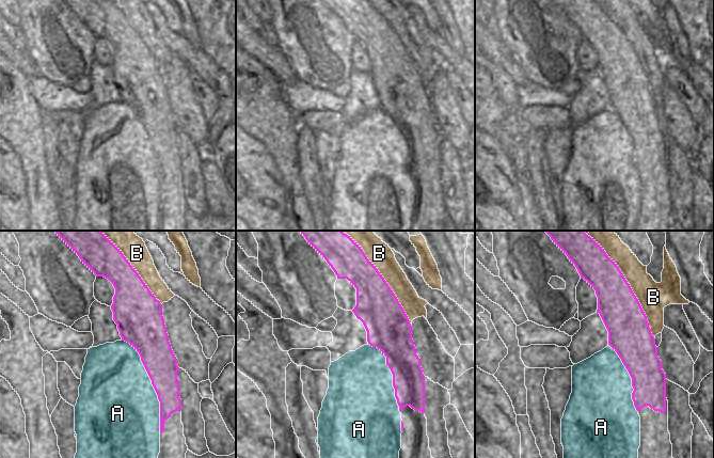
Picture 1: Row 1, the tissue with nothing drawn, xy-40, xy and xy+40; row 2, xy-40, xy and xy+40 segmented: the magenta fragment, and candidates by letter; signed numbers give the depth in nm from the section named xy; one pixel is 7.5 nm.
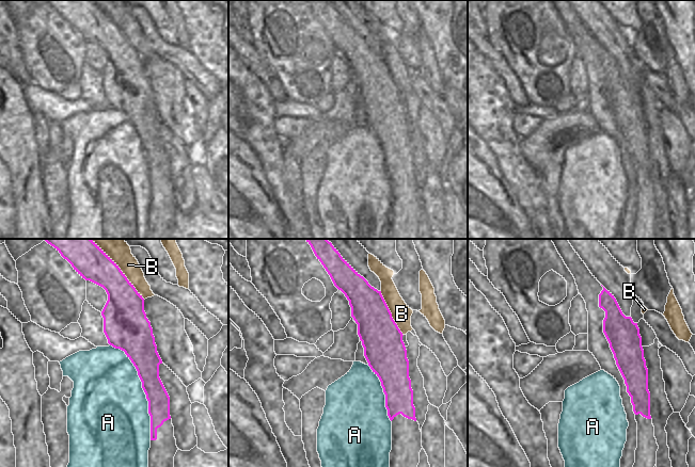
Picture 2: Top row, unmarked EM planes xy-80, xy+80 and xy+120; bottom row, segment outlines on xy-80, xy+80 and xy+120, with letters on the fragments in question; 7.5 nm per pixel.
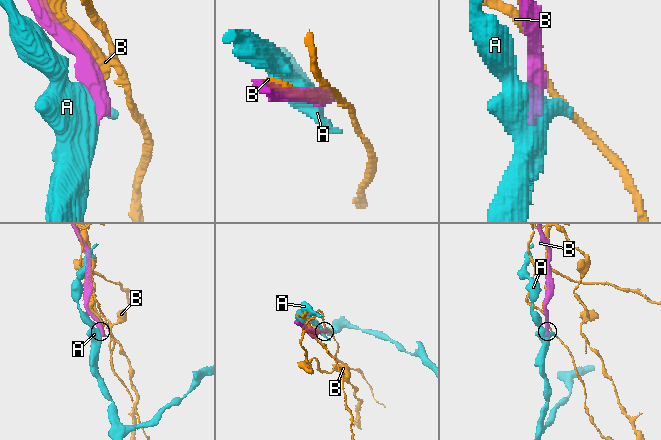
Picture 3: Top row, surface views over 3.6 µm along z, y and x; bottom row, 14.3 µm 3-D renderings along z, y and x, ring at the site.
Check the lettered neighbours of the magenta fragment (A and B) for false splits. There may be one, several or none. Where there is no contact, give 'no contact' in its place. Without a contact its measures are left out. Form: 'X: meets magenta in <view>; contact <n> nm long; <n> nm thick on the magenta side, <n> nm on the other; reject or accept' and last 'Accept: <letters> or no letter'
A: meets magenta in xy-40; contact 750 nm long; 240 nm thick on the magenta side, 500 nm on the other; reject
B: meets magenta in xy+40; contact 950 nm long; 300 nm thick on the magenta side, 220 nm on the other; reject
Accept: no letter

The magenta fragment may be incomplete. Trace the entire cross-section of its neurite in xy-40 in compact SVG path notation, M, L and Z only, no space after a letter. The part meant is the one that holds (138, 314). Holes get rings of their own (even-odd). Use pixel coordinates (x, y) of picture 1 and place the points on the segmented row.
M53 231L81 259L81 262L96 275L108 279L115 288L111 310L113 320L117 325L122 341L129 343L140 354L141 361L152 380L152 384L160 401L160 453L158 458L186 458L188 446L184 436L181 423L181 399L179 397L179 380L177 359L171 348L162 304L156 299L137 270L130 265L122 251L101 231Z

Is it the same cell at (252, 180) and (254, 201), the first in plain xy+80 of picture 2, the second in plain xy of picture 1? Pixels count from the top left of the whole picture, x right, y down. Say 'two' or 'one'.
one

